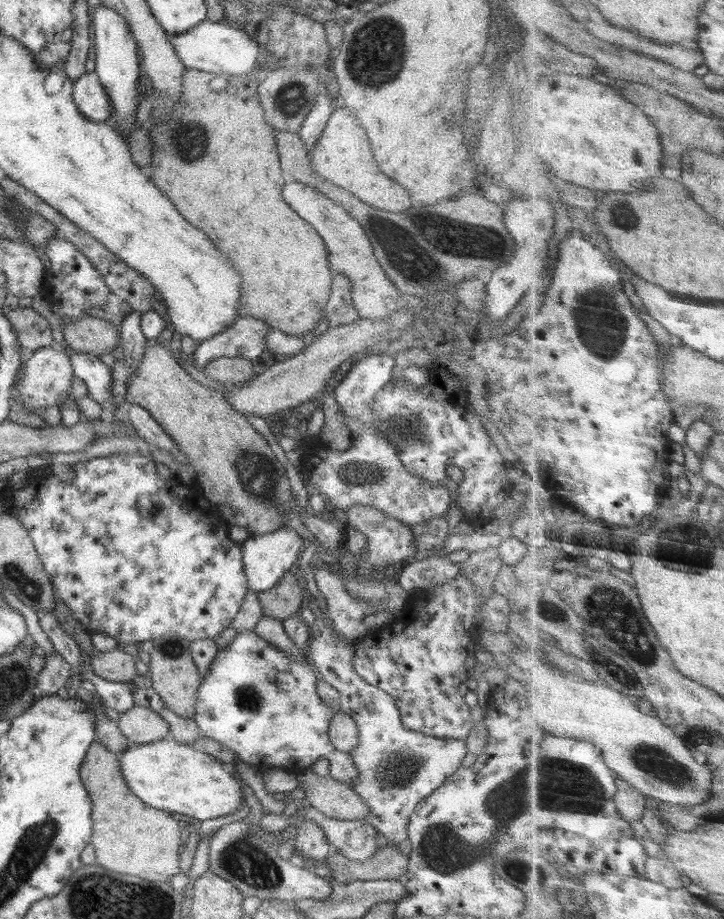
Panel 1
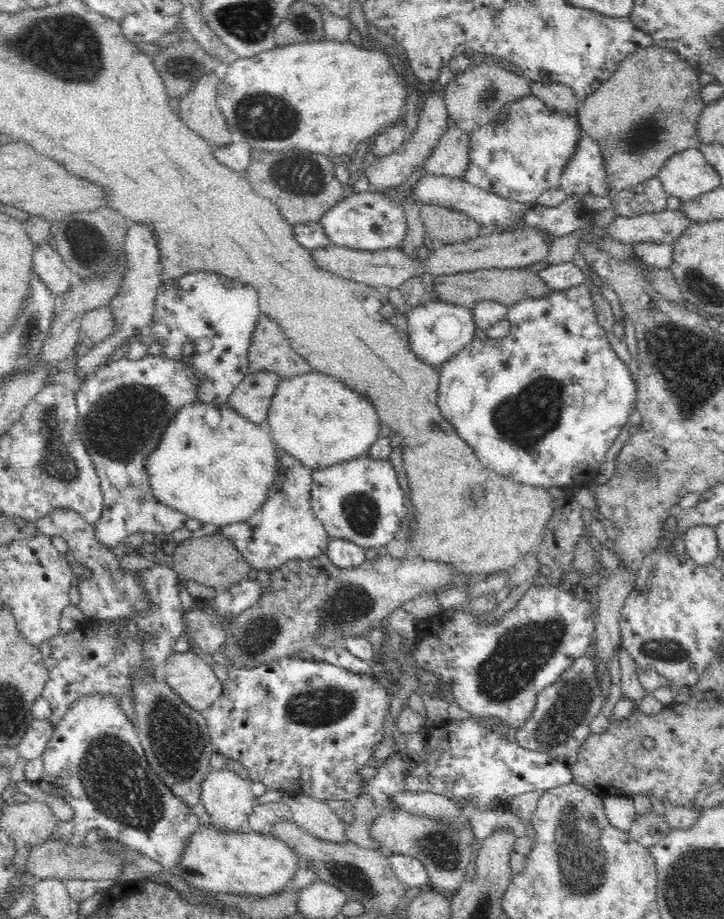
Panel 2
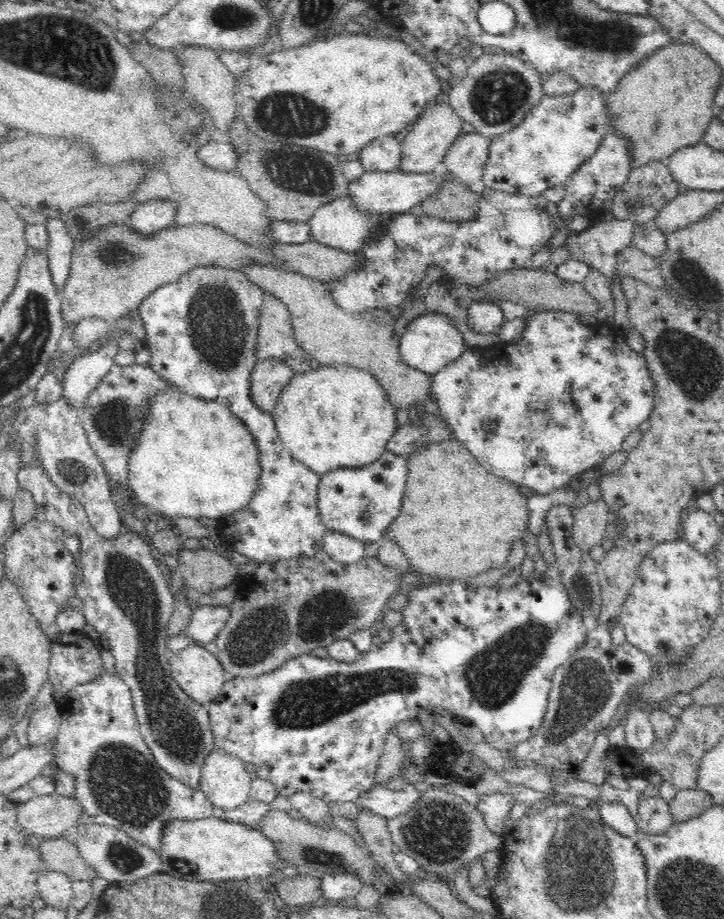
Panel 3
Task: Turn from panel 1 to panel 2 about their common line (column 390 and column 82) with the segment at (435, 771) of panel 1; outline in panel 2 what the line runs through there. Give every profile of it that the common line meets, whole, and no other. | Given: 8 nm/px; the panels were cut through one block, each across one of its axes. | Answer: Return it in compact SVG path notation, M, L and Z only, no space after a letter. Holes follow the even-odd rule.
M111 694L82 696L54 729L42 753L43 770L38 788L66 798L74 810L69 822L56 819L50 840L79 846L89 830L100 828L115 839L159 862L171 874L177 872L188 838L200 820L152 770L134 723Z

